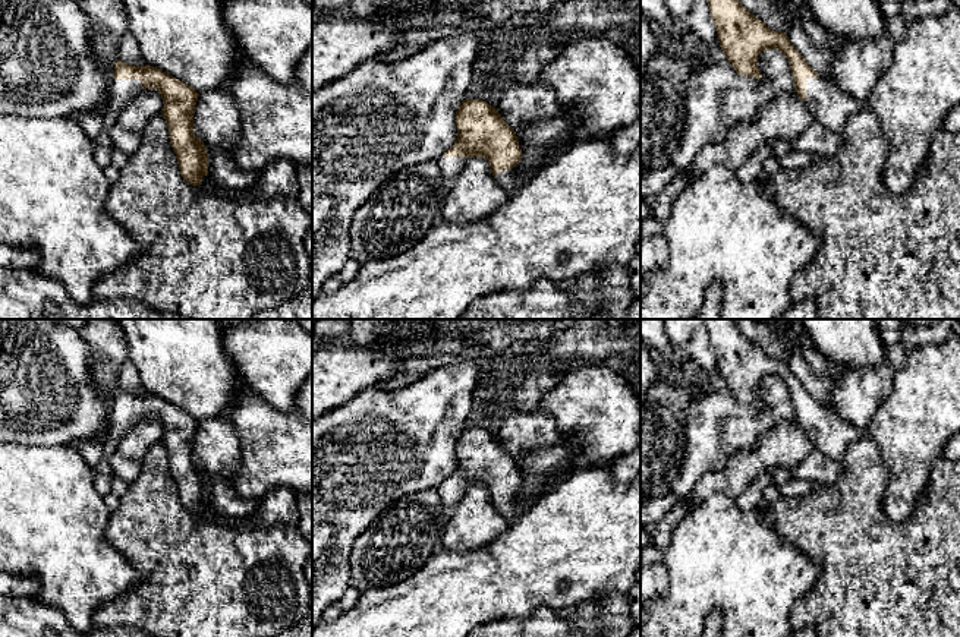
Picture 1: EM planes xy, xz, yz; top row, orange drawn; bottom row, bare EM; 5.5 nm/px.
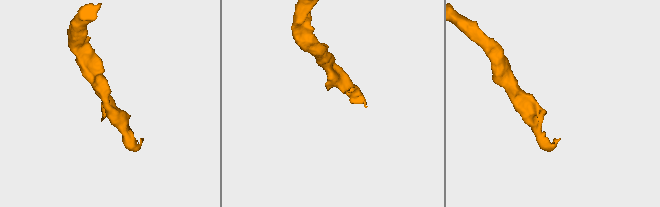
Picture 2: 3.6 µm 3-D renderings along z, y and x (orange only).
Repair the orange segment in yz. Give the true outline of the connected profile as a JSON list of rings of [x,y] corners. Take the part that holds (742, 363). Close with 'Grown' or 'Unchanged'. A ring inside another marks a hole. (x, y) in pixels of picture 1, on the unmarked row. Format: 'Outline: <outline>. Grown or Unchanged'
Outline: [[[706,319],[706,328],[720,375],[739,403],[761,407],[758,384],[775,376],[789,388],[797,425],[825,457],[838,461],[852,442],[869,436],[866,428],[852,426],[819,404],[787,362],[771,359],[739,329],[737,319]]]. Grown

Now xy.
Outline: [[[117,388],[113,398],[110,429],[103,444],[104,457],[116,452],[123,435],[142,417],[157,417],[164,429],[161,442],[169,454],[171,476],[182,505],[195,514],[208,504],[208,482],[193,463],[193,441],[199,422],[183,409],[154,394],[132,394]]]. Grown

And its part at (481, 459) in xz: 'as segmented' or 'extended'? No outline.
extended

